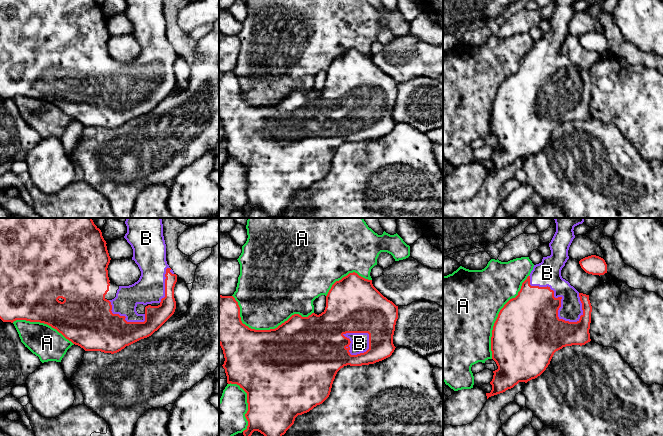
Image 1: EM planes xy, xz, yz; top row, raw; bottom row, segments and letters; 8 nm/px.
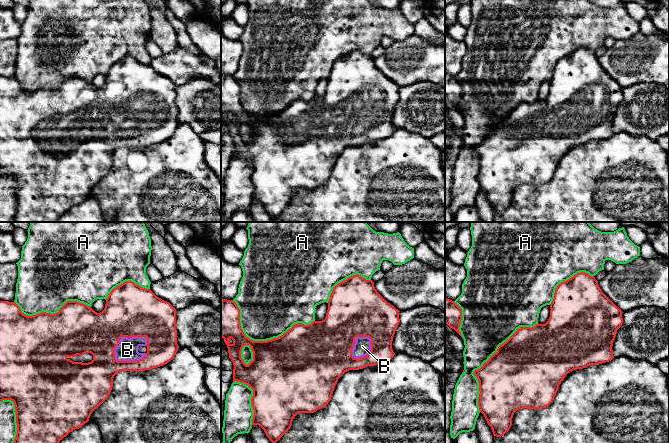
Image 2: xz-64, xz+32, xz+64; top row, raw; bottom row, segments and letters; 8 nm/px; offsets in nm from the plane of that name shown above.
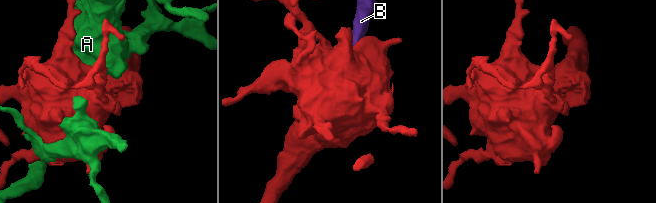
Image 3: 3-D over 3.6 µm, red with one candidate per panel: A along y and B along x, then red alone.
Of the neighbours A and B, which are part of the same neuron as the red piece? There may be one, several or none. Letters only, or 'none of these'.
B

